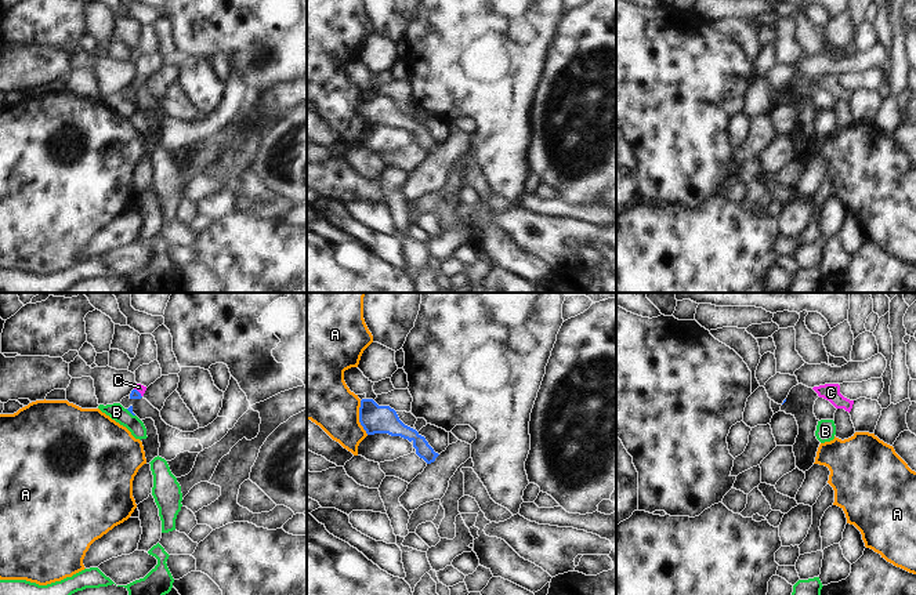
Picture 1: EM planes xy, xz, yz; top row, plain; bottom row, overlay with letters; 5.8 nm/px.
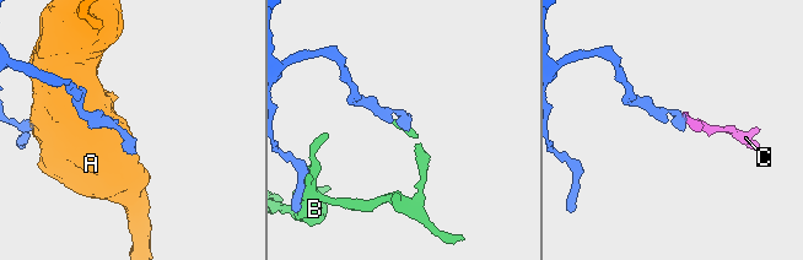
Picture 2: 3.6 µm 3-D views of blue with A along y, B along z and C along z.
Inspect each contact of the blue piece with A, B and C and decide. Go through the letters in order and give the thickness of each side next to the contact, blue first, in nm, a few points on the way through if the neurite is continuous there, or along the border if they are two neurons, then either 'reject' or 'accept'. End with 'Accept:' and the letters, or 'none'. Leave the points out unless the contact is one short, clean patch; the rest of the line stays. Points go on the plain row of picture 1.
A: calibres 170 and 300 nm; reject
B: calibres 30 and 100 nm; reject
C: calibres 50 and 50 nm; way xy (134, 84), (138, 83), (138, 77); accept
Accept: C

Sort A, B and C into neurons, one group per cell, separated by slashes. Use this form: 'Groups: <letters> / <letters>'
Groups: A / B / C.

